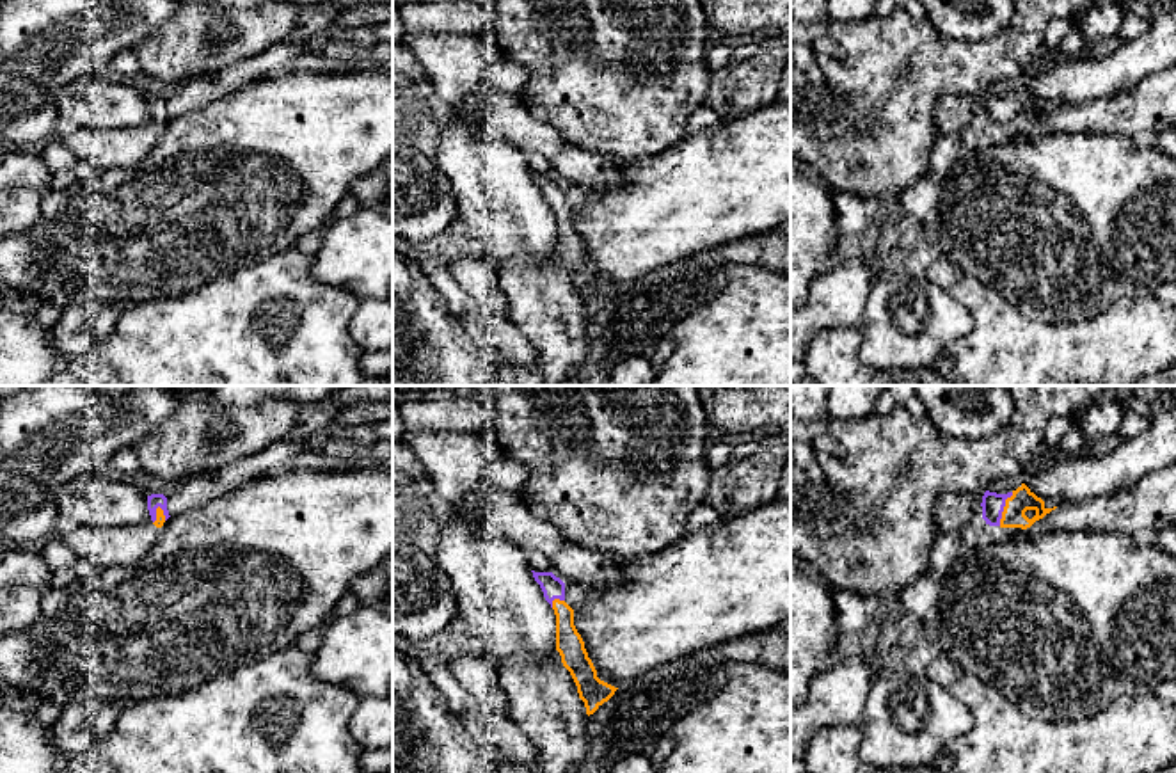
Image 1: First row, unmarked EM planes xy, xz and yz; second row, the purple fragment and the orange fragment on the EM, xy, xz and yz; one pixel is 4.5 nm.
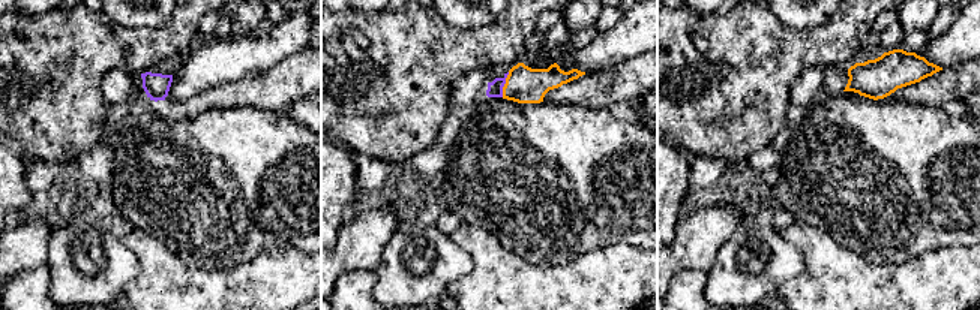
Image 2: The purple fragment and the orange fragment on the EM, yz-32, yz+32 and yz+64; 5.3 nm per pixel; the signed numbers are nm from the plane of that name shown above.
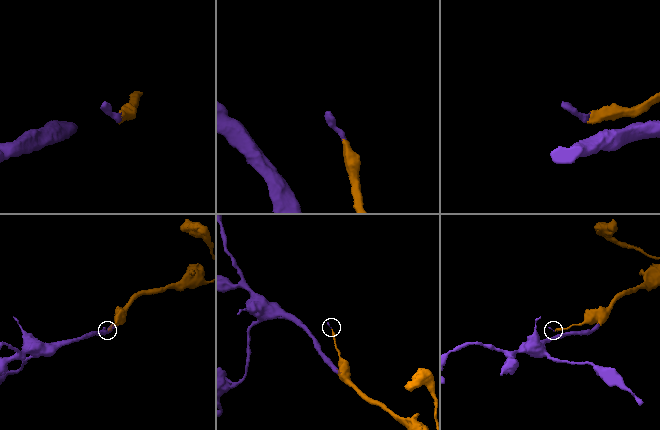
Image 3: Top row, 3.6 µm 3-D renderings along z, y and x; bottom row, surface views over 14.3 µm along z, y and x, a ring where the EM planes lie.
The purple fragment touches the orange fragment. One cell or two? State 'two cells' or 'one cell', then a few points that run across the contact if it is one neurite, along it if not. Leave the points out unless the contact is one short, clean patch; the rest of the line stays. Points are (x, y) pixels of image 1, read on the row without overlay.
one cell

